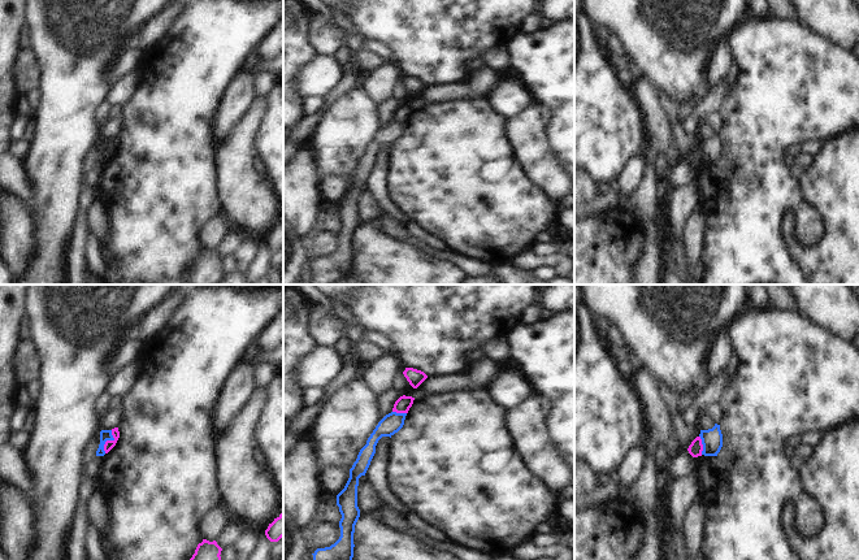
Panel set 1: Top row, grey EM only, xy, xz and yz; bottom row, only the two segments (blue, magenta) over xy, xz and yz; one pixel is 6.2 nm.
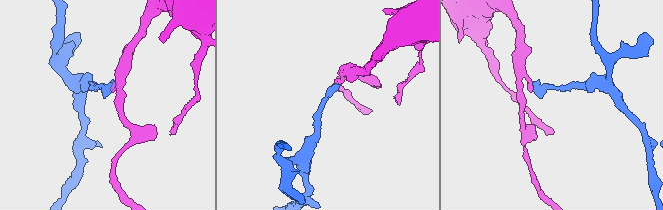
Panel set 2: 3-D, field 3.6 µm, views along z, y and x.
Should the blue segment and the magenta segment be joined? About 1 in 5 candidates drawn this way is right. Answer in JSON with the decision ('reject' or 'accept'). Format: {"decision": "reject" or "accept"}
{"decision": "reject"}

